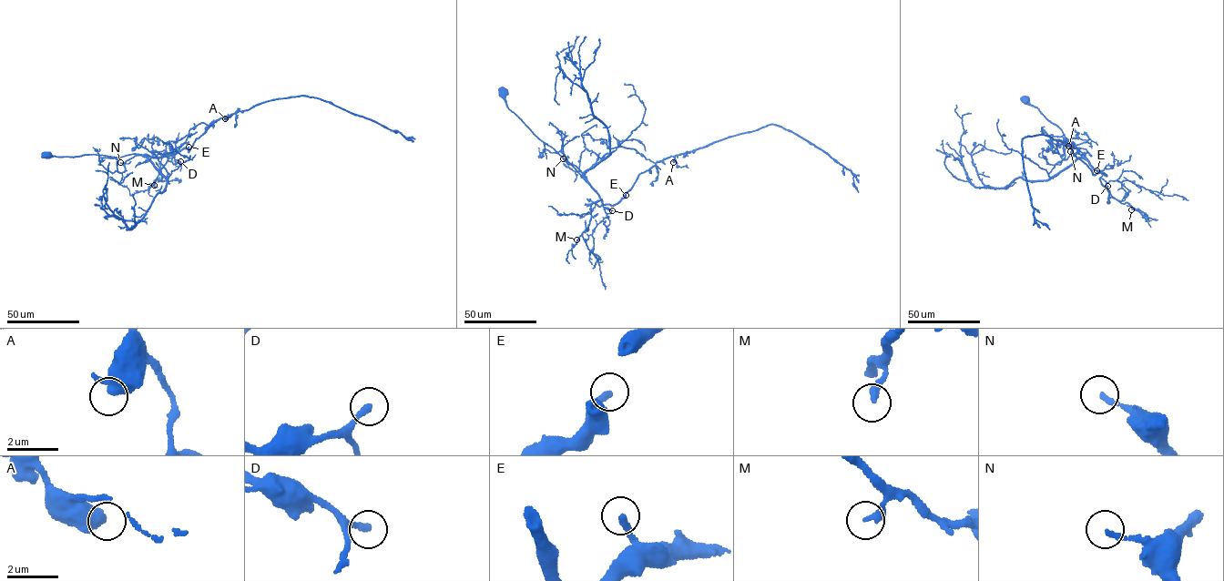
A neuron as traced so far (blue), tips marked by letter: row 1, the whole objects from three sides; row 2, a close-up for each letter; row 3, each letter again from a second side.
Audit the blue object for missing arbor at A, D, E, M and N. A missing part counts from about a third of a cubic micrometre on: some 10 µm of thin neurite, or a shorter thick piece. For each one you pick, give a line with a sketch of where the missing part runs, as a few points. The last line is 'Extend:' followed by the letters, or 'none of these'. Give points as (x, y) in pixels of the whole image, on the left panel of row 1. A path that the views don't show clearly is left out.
Extend: none of these

